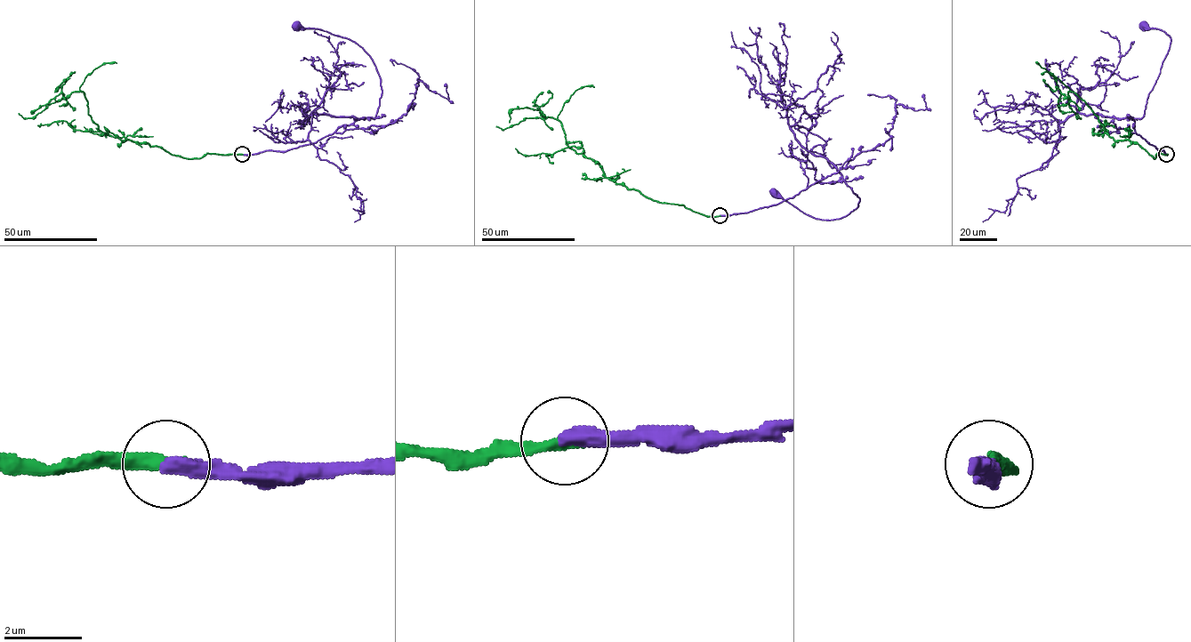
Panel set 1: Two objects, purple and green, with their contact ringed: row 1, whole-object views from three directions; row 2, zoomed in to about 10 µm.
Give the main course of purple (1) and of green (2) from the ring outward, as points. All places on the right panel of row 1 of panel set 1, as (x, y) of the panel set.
1: (1166, 154), (1149, 144), (1133, 127), (1132, 118), (1142, 116), (1148, 93), (1170, 42), (1164, 31), (1145, 26)
2: (1166, 154), (1154, 158), (1138, 143), (1114, 140), (1084, 101), (1067, 92), (1069, 106), (1080, 118), (1078, 113)

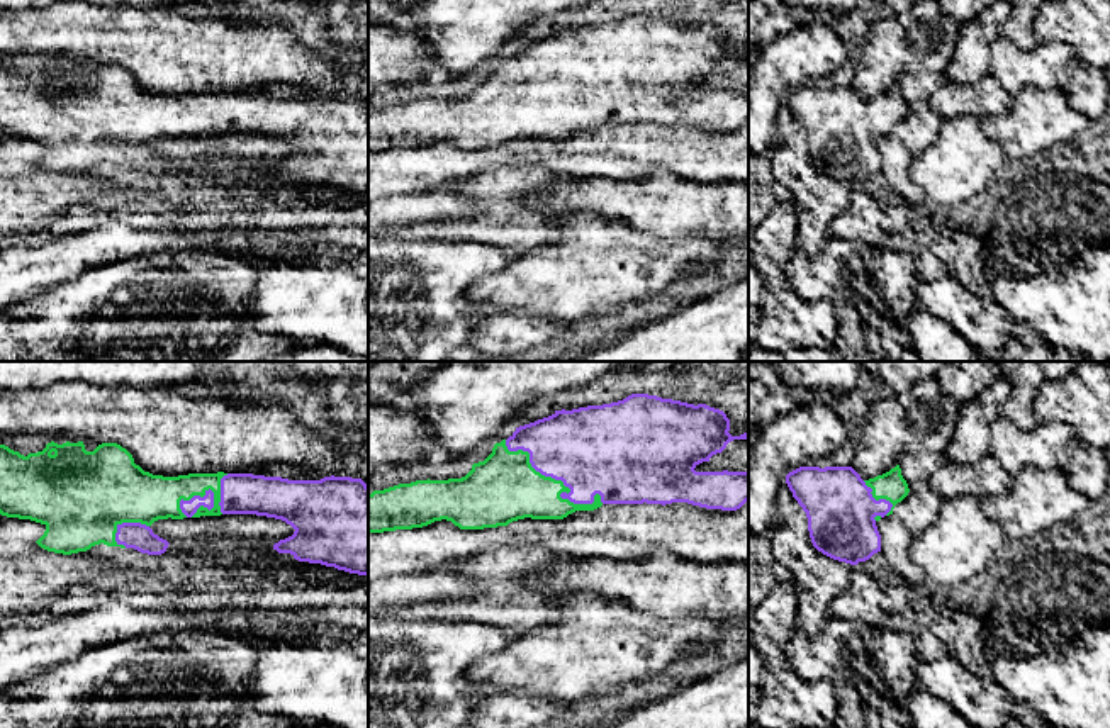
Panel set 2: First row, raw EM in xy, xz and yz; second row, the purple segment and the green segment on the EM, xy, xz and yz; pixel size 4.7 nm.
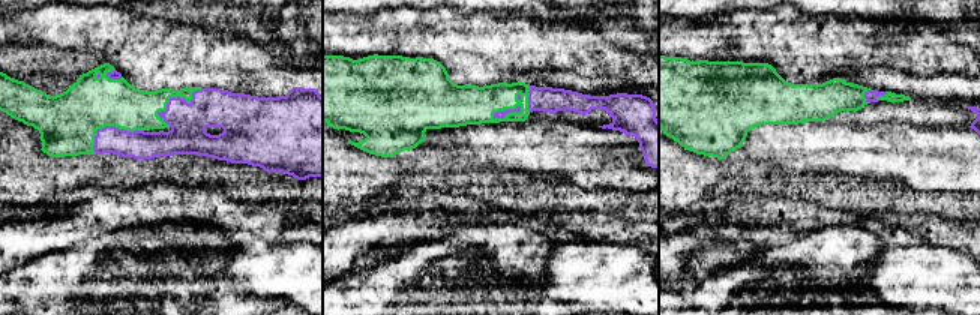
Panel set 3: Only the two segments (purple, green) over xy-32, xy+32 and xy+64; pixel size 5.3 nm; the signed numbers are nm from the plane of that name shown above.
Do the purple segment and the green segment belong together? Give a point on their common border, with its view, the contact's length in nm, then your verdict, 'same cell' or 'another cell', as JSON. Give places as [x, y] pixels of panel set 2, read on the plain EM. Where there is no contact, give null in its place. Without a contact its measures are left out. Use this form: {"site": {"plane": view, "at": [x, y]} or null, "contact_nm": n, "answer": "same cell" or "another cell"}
{"site": {"plane": "xz", "at": [560, 99]}, "contact_nm": 550, "answer": "same cell"}

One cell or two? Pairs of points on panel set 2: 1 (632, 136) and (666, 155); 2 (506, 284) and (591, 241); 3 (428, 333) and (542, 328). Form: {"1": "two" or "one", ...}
{"1": "one", "2": "one", "3": "two"}

